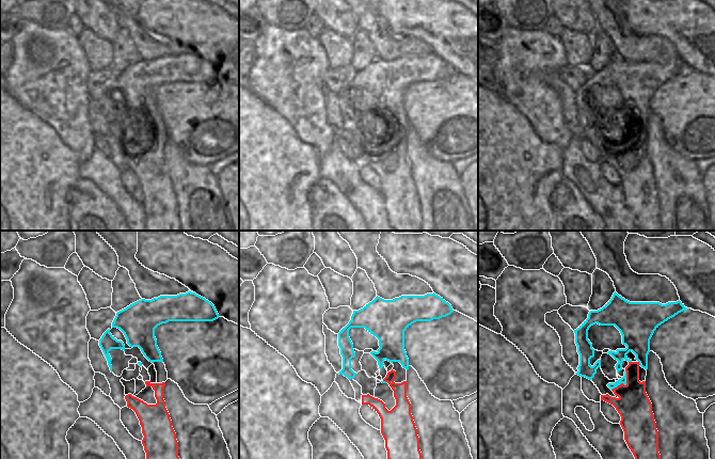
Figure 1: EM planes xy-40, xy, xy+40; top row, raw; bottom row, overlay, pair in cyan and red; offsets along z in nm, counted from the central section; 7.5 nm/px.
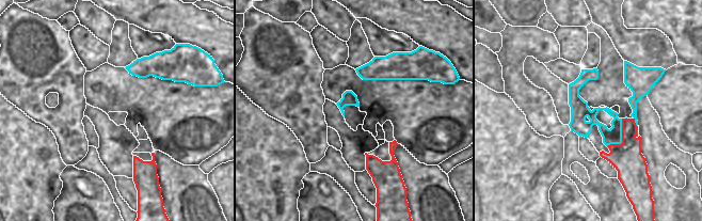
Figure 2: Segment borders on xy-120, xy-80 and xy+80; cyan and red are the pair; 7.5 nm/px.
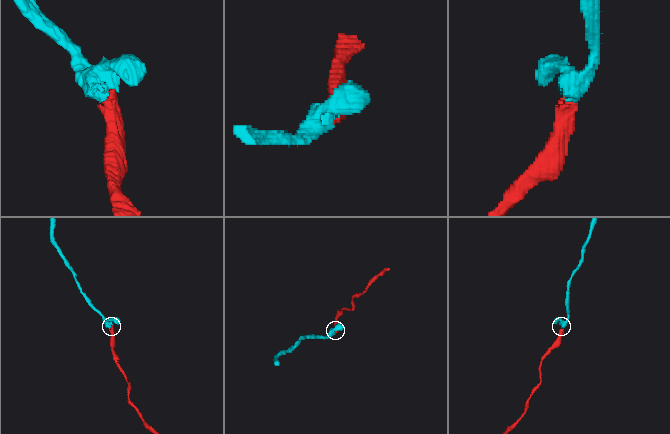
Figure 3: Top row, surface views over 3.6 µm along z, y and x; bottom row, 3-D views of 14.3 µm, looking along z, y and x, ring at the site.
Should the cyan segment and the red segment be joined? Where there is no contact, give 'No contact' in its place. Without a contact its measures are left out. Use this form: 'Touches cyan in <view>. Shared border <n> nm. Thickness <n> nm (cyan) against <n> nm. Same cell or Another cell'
Touches cyan in xy+40. Shared border 190 nm. Thickness 50 nm (cyan) against 260 nm. Same cell.

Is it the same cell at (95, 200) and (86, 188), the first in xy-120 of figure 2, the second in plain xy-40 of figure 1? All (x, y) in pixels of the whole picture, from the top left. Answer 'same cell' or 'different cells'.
same cell

